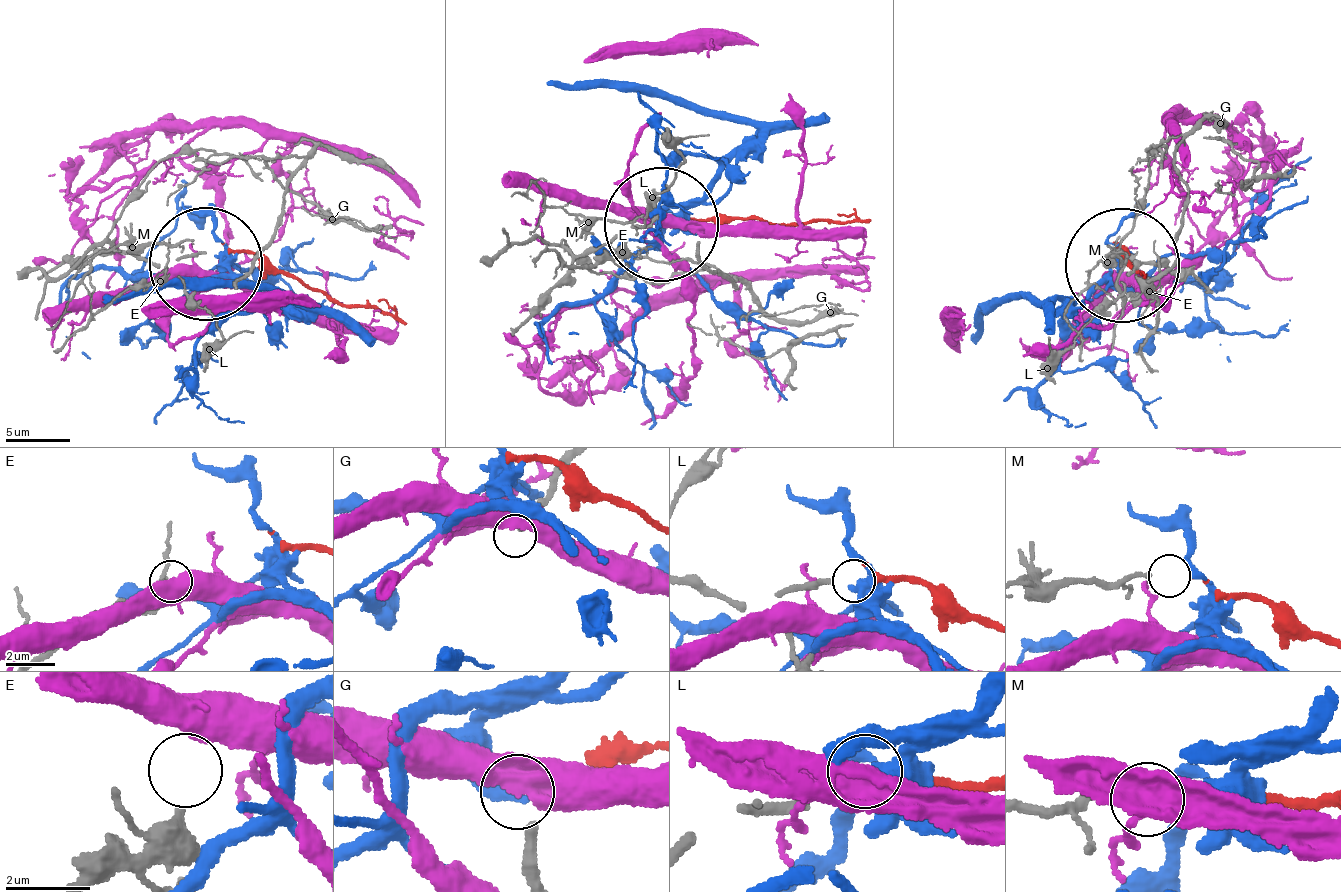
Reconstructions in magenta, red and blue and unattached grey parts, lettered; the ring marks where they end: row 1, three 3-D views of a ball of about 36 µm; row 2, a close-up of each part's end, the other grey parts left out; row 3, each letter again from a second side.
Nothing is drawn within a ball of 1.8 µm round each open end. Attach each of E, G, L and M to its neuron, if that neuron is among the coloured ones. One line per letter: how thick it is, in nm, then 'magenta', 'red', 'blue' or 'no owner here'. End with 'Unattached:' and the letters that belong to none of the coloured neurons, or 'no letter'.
E: 320 nm | no owner here
G: 260 nm | no owner here
L: 240 nm | no owner here
M: 180 nm | red
Unattached: E, G, L

